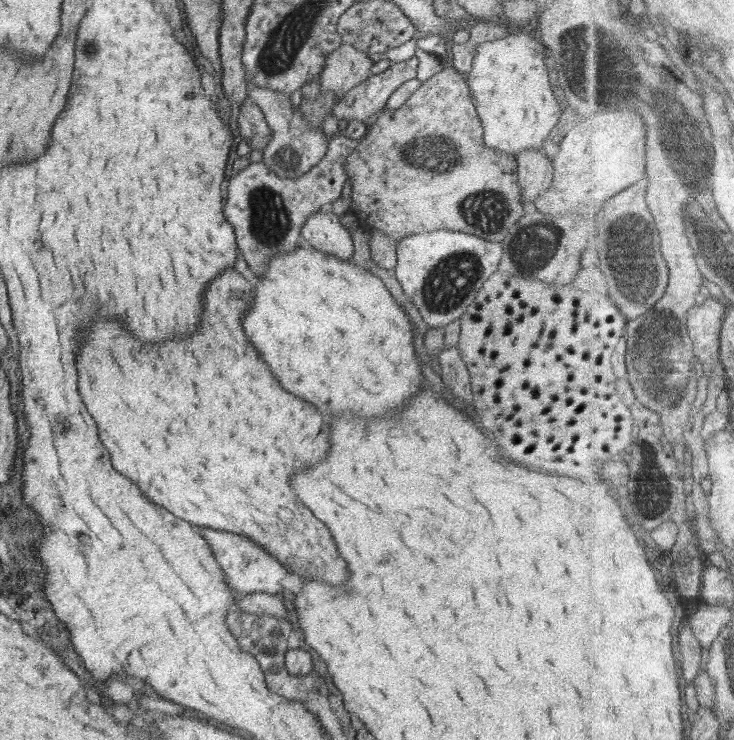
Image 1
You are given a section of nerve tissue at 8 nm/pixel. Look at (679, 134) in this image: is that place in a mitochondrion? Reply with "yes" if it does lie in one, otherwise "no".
yes

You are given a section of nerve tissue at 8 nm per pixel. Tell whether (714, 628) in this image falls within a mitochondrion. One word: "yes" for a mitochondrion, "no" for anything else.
no

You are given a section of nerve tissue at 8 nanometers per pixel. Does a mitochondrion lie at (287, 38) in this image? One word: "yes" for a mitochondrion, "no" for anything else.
yes

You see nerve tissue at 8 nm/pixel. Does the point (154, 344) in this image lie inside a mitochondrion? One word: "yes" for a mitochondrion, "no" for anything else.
no

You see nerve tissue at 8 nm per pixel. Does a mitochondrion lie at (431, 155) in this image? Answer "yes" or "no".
yes

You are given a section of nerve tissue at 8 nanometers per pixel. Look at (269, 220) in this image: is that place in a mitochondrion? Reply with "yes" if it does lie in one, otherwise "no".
yes

